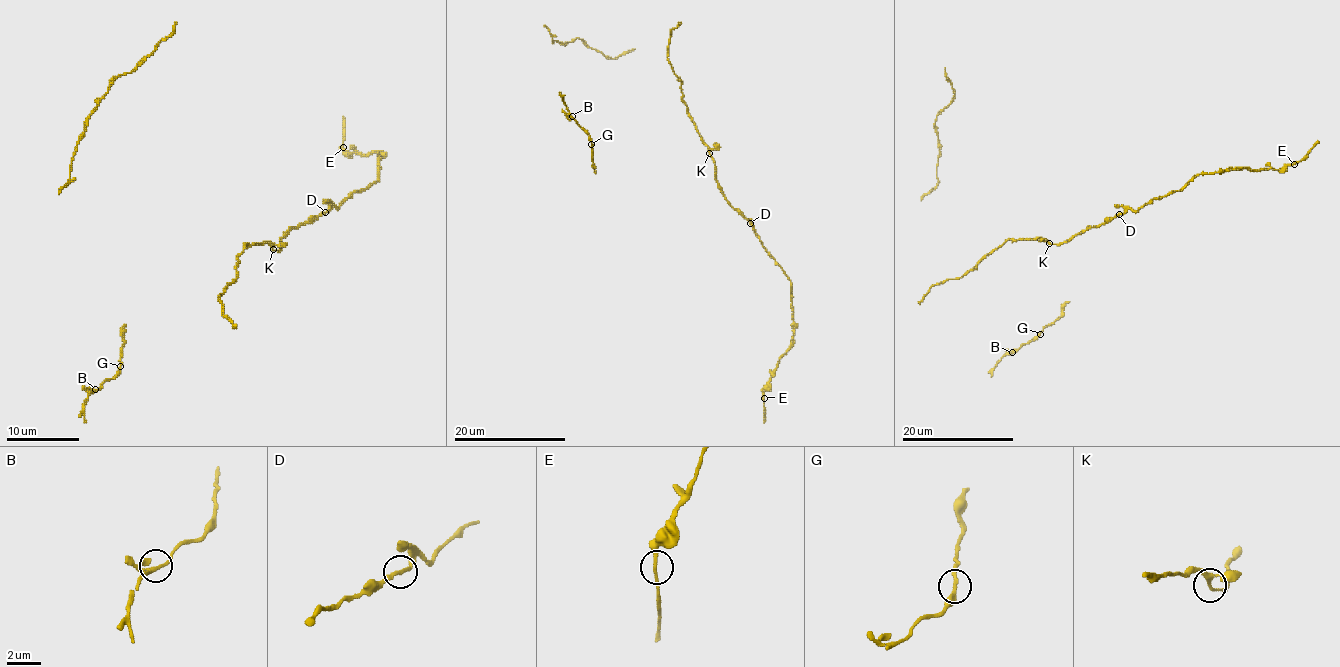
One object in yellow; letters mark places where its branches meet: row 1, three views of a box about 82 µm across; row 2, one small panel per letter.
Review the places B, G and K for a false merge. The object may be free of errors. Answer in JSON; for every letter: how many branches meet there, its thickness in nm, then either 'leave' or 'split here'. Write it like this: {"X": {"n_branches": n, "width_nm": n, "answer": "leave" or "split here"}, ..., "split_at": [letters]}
{"B": {"n_branches": 3, "width_nm": 150, "answer": "leave"}, "G": {"n_branches": 2, "width_nm": 200, "answer": "leave"}, "K": {"n_branches": 3, "width_nm": 200, "answer": "split here"}, "split_at": ["K"]}

